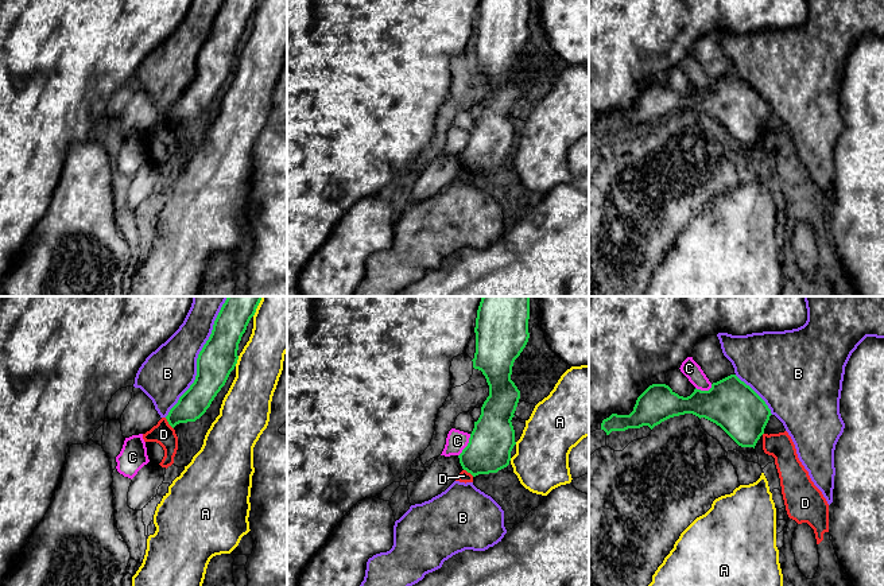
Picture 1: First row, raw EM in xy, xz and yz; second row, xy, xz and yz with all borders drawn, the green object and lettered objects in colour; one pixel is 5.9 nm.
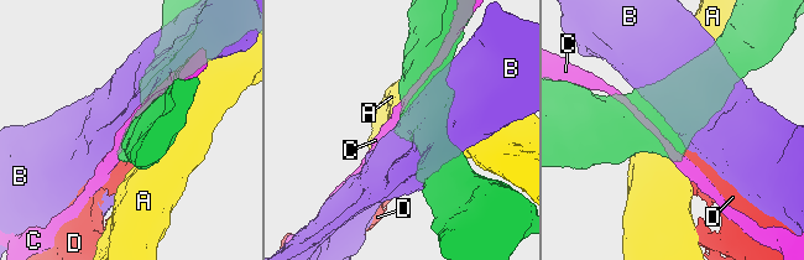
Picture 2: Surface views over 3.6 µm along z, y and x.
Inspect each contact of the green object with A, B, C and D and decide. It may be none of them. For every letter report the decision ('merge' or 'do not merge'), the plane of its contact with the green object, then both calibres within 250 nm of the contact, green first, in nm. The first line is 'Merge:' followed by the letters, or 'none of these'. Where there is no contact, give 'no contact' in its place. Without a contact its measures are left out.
Merge: none of these
A: do not merge; contact in xy; calibres 220 and 280 nm
B: do not merge; contact in xy; calibres 220 and 300 nm
C: do not merge; contact in xz; calibres 260 and 120 nm
D: do not merge; contact in xy; calibres 170 and 130 nm

